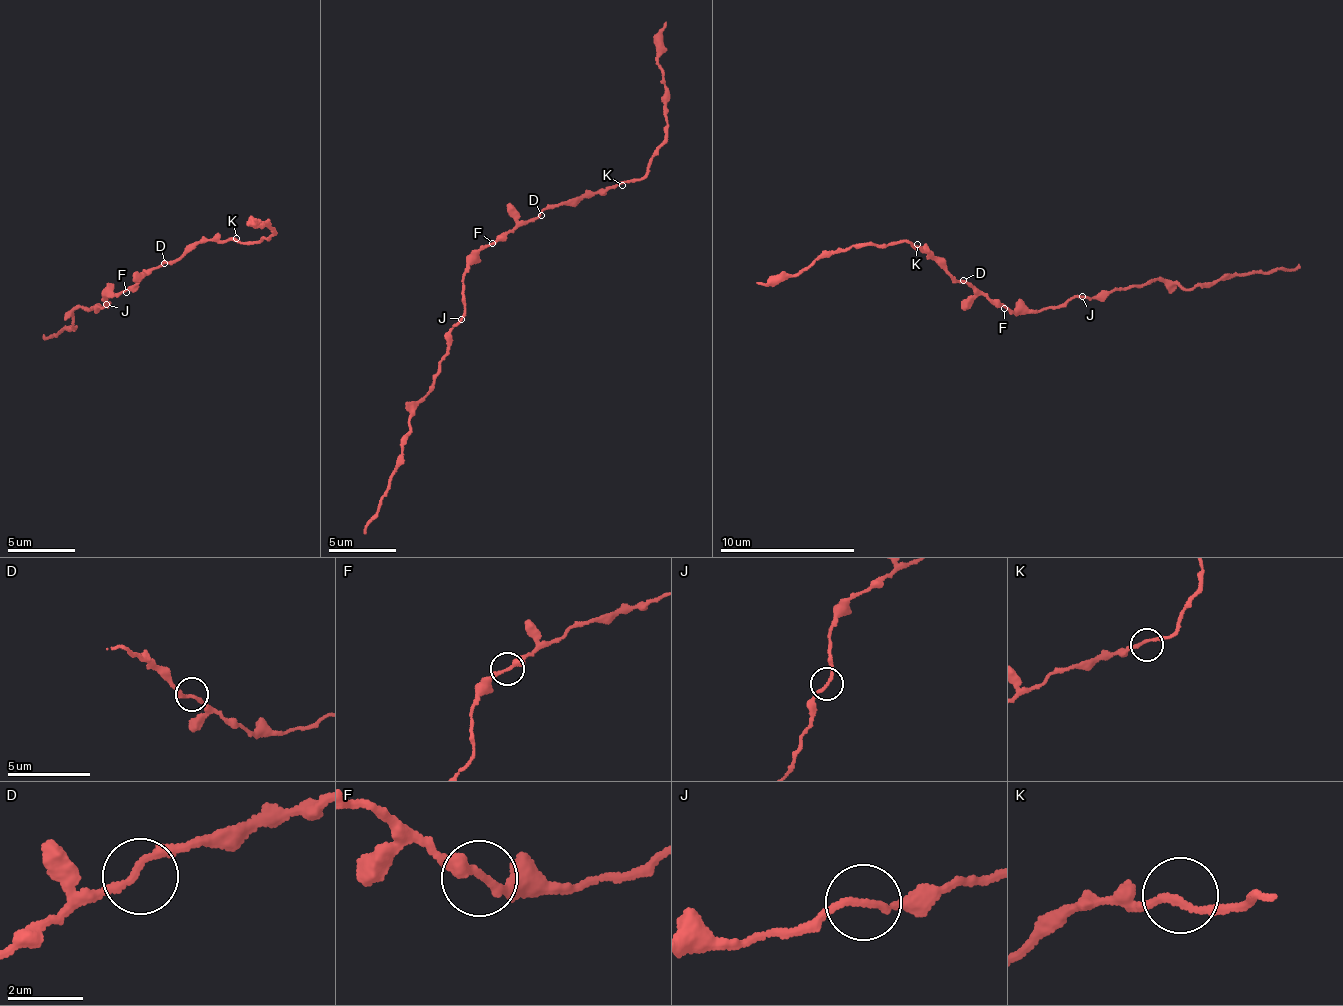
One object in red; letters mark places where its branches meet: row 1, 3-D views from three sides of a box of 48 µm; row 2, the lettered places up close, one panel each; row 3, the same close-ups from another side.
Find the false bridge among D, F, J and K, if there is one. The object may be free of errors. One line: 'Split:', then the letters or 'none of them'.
Split: none of them

